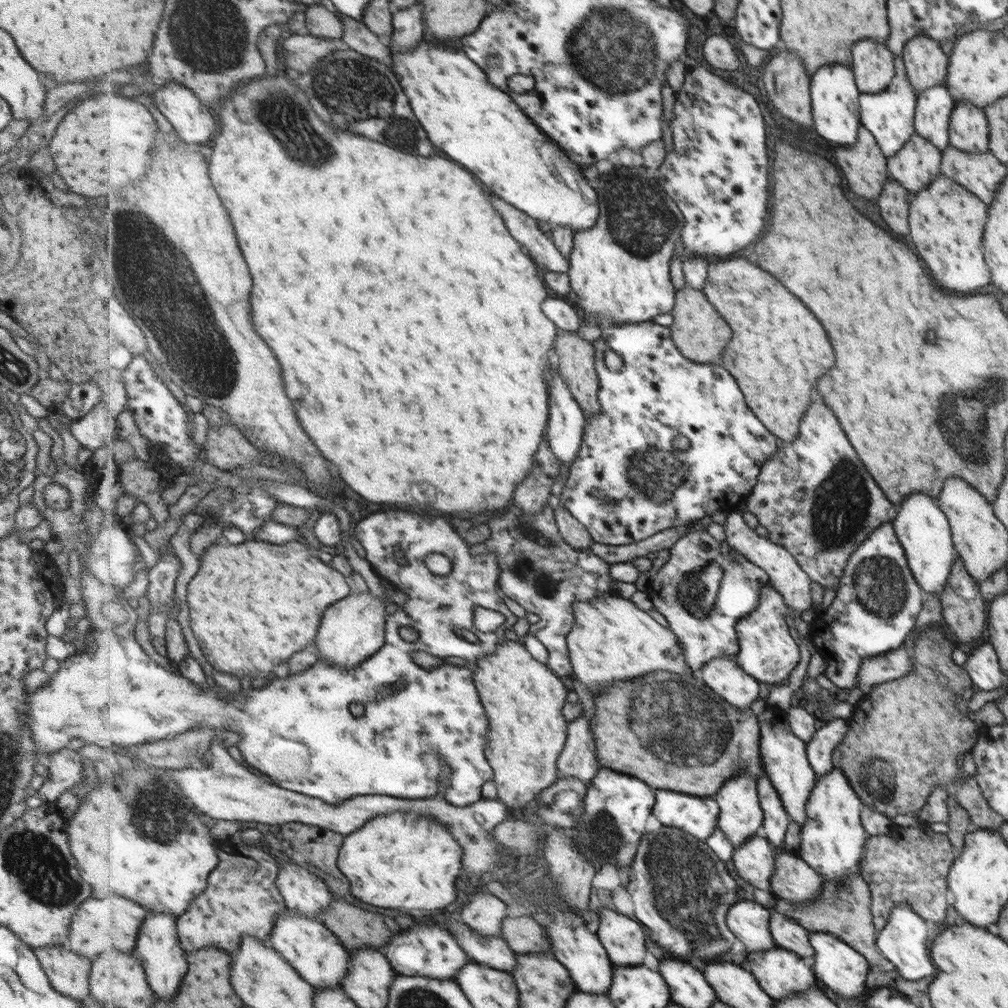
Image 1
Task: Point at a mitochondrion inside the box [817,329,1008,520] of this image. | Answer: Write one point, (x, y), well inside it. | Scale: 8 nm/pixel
(959, 434)

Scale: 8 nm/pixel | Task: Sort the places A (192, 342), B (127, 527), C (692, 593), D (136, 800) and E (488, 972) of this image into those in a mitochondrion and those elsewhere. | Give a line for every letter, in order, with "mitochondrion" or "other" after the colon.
A: mitochondrion
B: other
C: mitochondrion
D: mitochondrion
E: other

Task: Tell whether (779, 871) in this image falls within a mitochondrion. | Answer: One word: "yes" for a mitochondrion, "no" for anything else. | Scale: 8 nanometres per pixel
no

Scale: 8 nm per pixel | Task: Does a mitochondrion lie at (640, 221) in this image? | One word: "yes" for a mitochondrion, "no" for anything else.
yes

